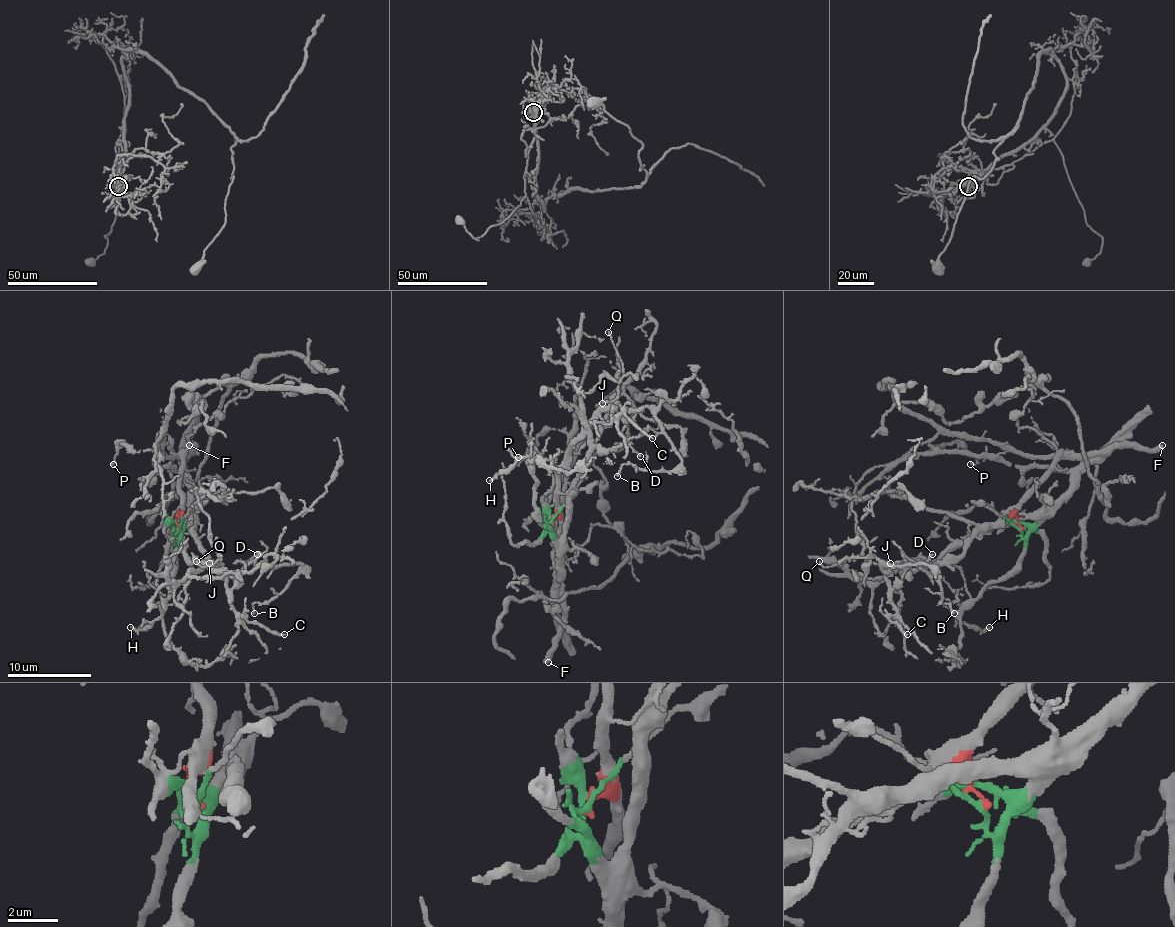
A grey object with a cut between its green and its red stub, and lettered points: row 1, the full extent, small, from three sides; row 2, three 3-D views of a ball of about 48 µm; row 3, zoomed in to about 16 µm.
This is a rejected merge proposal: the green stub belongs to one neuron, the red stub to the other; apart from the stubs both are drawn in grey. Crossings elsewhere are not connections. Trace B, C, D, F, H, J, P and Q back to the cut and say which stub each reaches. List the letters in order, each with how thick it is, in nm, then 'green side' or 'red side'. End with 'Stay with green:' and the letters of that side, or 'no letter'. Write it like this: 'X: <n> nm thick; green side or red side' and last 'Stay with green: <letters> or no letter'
B: 130 nm thick; red side
C: 180 nm thick; red side
D: 110 nm thick; red side
F: 480 nm thick; red side
H: 180 nm thick; green side
J: 150 nm thick; red side
P: 140 nm thick; green side
Q: 90 nm thick; red side
Stay with green: H, P

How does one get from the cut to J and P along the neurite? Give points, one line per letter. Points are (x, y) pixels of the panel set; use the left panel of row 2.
J: (178, 528), (176, 515), (174, 532), (189, 559), (207, 561), (218, 570), (221, 566), (209, 564)
P: (177, 528), (187, 513), (191, 492), (184, 476), (152, 465), (155, 453), (130, 453), (123, 442), (113, 463)

